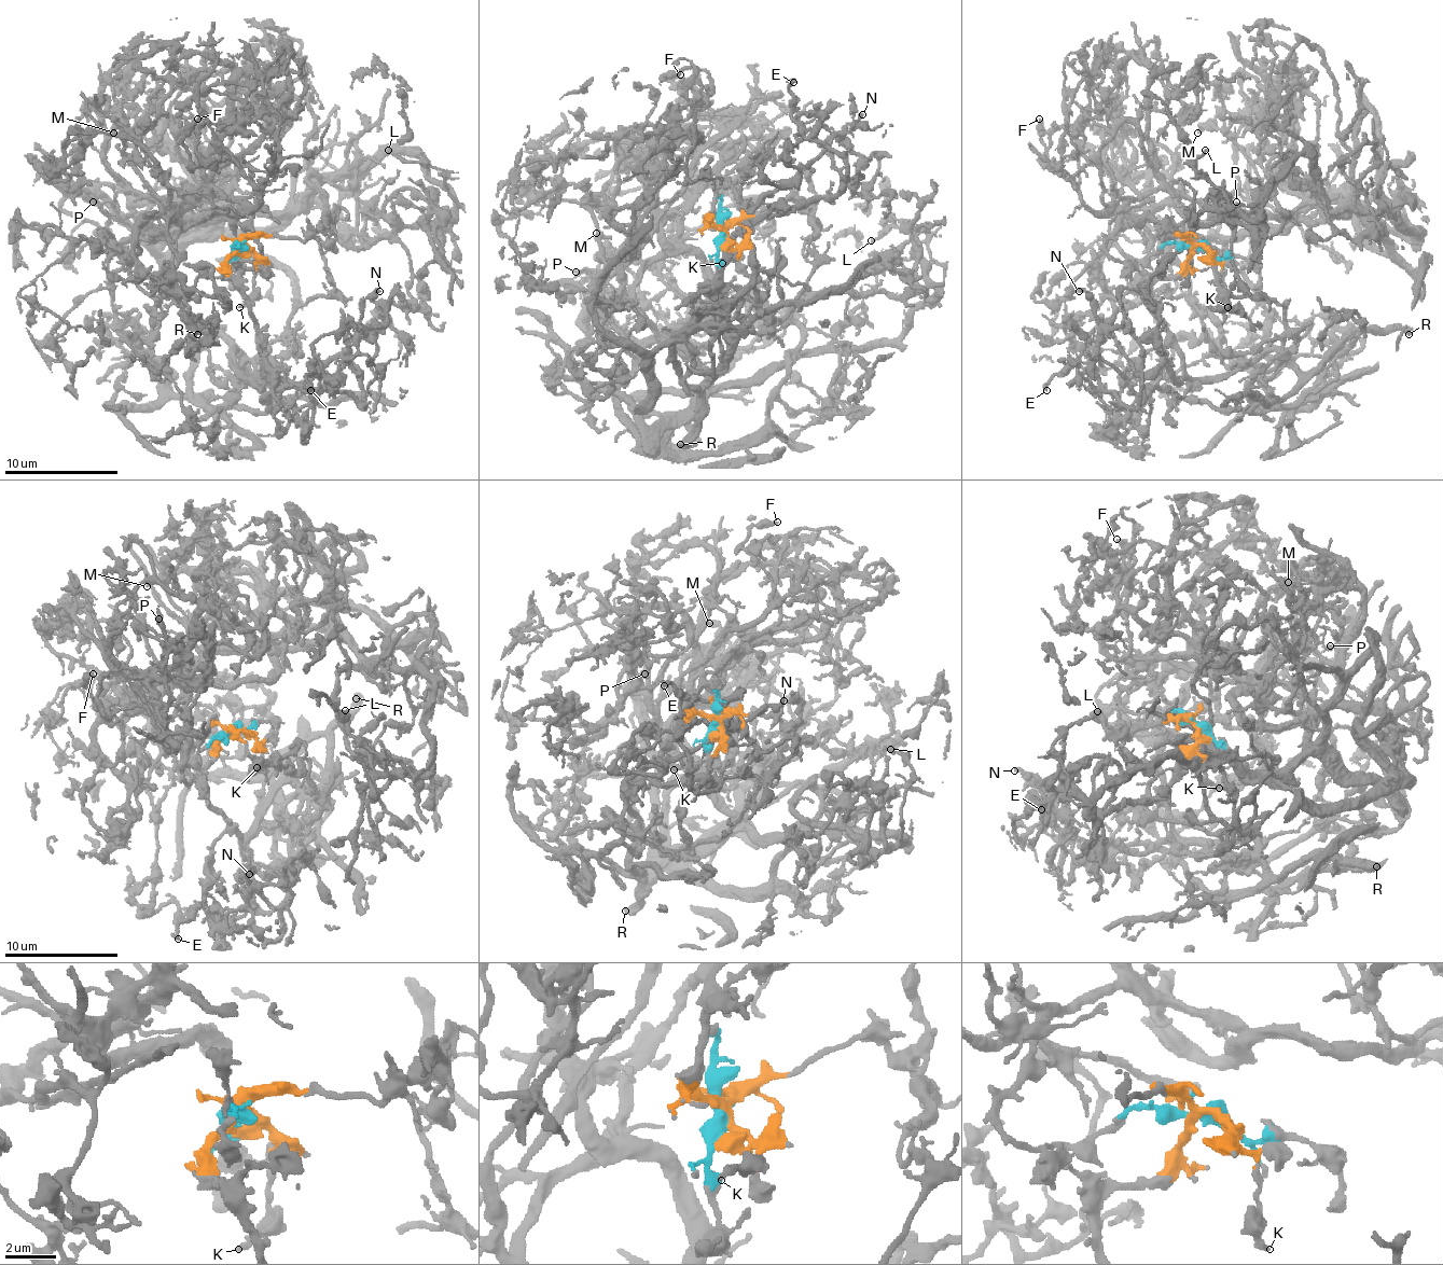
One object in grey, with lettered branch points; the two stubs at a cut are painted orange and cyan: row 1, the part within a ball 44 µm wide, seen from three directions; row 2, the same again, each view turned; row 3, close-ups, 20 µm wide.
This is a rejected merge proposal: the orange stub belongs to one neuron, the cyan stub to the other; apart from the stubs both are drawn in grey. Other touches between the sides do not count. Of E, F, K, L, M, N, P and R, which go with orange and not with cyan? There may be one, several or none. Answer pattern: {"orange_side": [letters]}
{"orange_side": ["E", "K", "N", "R"]}

